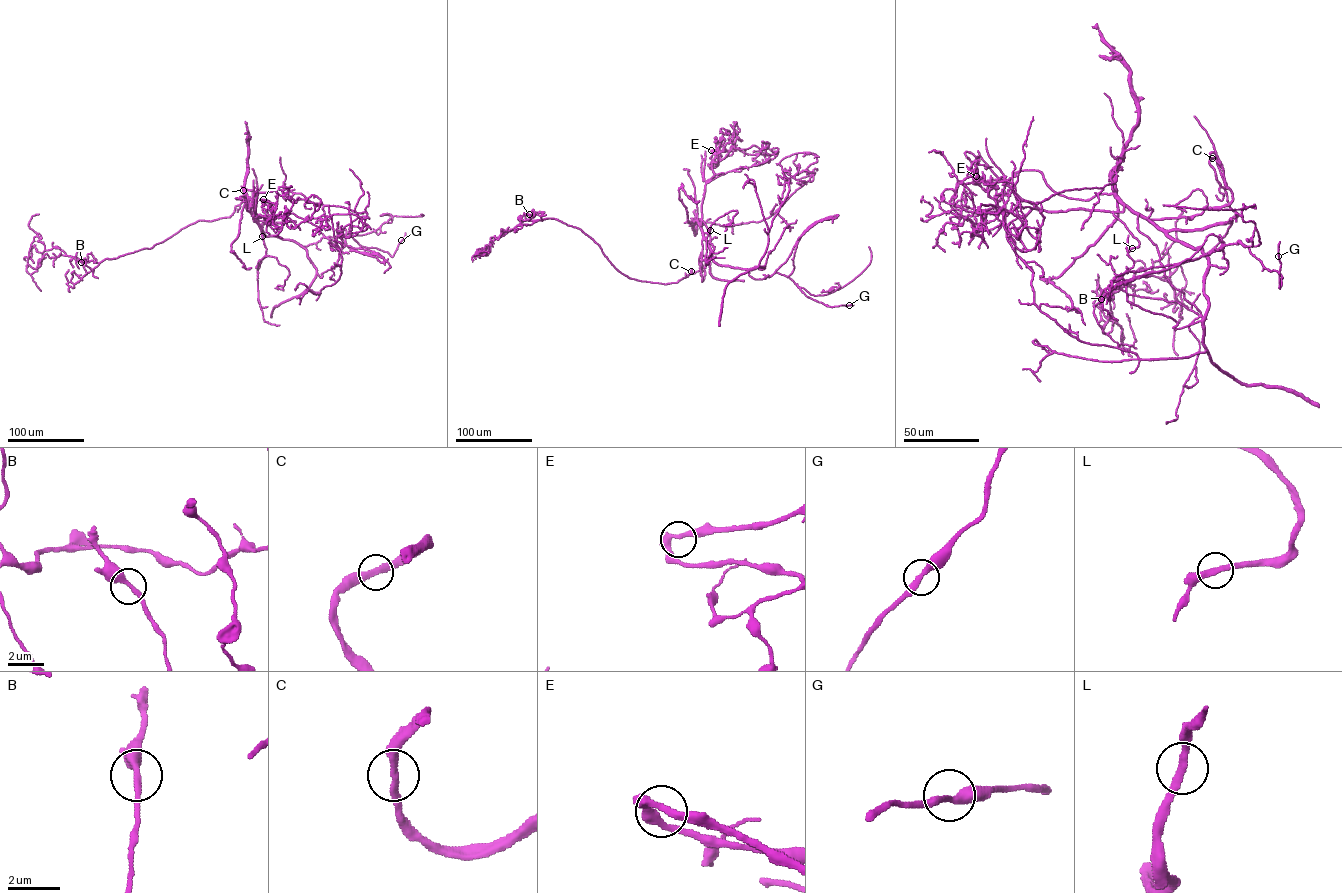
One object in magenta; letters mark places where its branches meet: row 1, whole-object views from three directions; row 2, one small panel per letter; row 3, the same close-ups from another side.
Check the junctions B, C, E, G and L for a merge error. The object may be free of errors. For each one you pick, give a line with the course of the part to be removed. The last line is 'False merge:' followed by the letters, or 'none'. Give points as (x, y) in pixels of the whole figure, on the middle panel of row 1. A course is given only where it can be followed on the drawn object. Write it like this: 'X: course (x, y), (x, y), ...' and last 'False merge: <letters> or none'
False merge: none

